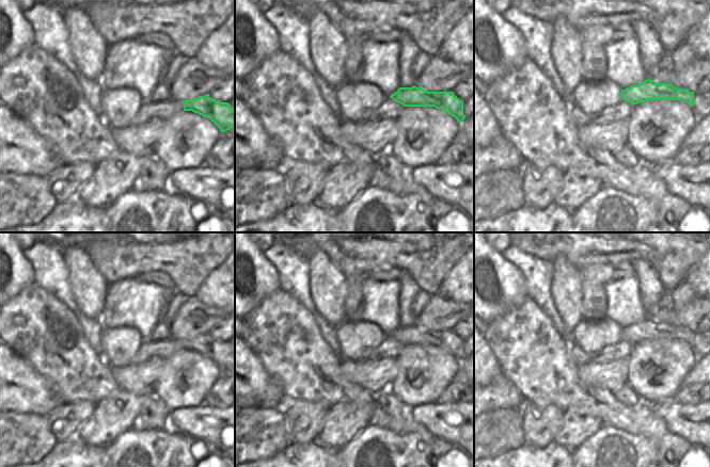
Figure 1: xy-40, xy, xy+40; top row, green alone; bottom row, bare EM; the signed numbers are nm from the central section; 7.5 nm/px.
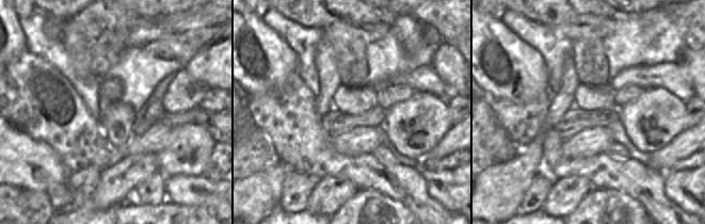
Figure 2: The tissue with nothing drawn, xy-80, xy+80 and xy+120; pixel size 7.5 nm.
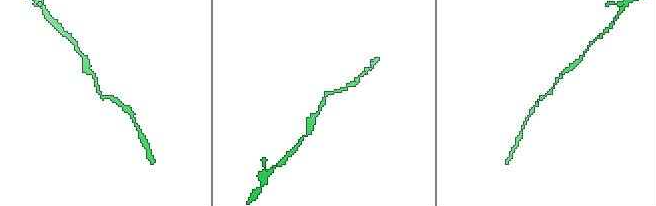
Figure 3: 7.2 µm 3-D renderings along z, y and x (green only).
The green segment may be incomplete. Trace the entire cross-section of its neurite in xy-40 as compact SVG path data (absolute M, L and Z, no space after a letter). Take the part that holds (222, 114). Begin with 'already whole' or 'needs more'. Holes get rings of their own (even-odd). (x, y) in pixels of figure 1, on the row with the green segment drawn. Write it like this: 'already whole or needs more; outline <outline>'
already whole; outline M209 94L182 102L184 103L184 111L192 111L208 117L221 132L225 132L235 126L235 111L231 104L219 102L210 98Z

